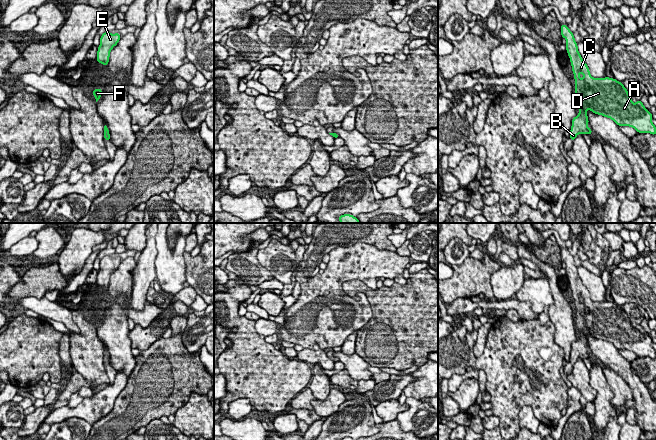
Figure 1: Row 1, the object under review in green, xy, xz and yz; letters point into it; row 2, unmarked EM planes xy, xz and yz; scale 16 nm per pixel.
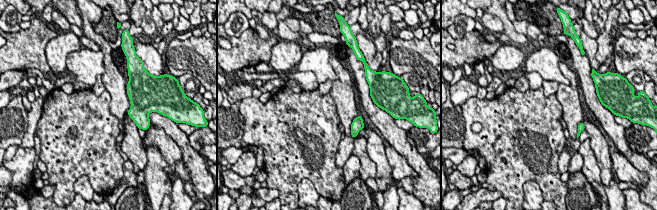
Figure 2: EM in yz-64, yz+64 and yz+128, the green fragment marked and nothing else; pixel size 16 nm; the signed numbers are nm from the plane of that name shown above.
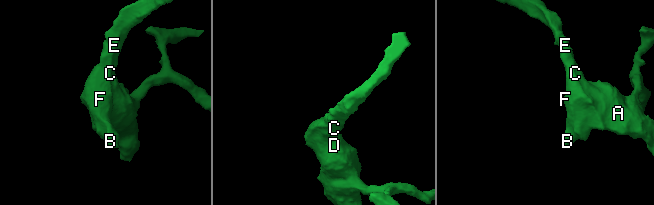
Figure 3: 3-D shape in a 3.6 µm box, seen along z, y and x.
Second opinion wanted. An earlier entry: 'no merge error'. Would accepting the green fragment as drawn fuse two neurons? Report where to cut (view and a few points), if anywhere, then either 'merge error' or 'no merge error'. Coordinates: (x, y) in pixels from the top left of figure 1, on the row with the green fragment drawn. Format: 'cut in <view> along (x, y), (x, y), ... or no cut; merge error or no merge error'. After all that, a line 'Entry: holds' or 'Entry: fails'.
no cut; no merge error
Entry: holds

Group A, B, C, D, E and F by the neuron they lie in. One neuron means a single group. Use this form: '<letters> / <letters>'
A B C D E F

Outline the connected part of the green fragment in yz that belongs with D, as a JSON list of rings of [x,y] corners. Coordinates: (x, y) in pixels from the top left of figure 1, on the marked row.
[[[561,24],[561,36],[566,39],[566,51],[570,58],[575,79],[575,103],[579,113],[572,119],[570,139],[575,140],[580,133],[592,134],[588,128],[587,110],[597,115],[610,118],[618,126],[629,126],[638,133],[656,135],[656,126],[652,123],[652,113],[640,100],[634,104],[622,82],[614,78],[594,78],[589,67],[582,60],[569,27]]]

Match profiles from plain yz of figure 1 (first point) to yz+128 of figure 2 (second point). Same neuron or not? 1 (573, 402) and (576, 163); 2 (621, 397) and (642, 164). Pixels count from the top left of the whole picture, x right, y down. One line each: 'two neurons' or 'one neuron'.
1: one neuron
2: two neurons

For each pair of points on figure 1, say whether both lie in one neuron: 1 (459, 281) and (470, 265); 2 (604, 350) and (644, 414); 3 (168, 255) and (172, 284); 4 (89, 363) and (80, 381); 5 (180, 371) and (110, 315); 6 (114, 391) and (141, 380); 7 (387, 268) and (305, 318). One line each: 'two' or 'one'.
1: one
2: one
3: one
4: two
5: two
6: two
7: one

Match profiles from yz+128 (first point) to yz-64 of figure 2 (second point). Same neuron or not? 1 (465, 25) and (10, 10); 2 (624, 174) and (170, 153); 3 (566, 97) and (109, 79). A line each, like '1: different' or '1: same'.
1: same
2: same
3: same

